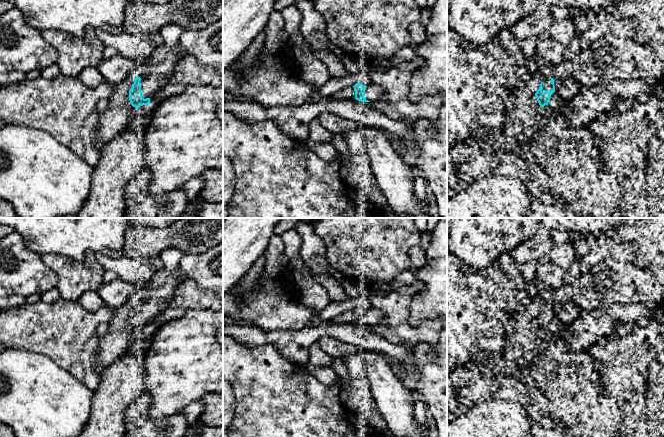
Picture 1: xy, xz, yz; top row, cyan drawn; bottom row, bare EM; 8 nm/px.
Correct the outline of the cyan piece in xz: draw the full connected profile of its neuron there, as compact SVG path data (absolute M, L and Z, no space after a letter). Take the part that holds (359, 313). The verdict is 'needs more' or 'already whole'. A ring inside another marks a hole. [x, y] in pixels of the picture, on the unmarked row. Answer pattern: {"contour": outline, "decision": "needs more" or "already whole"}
{"contour": "M356 307L354 310L343 312L340 315L332 318L330 322L332 324L351 324L356 323L361 326L372 326L383 319L383 313L377 308L370 308L365 310L360 307Z", "decision": "needs more"}

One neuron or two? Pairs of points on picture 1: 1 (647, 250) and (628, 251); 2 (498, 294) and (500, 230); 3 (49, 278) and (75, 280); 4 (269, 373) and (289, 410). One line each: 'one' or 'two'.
1: two
2: two
3: two
4: one

